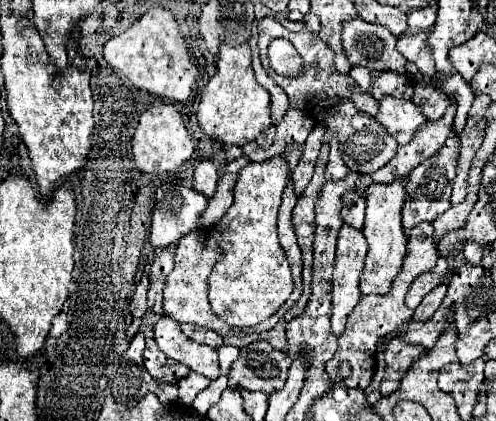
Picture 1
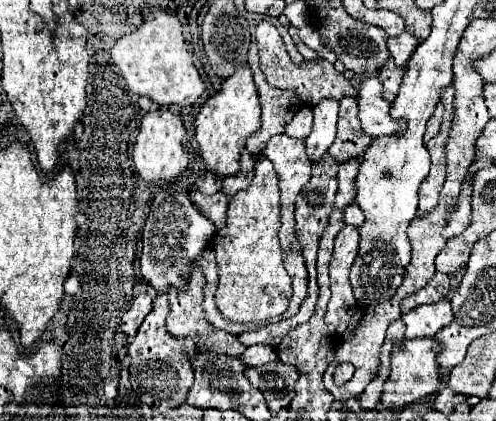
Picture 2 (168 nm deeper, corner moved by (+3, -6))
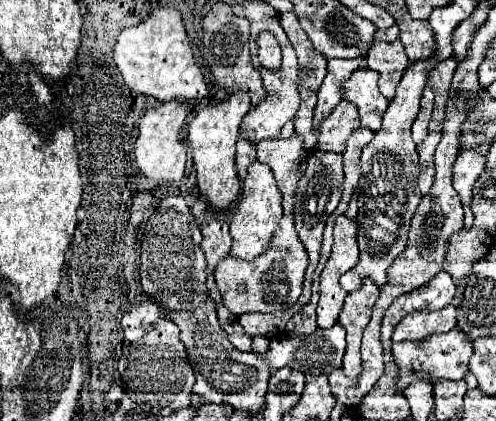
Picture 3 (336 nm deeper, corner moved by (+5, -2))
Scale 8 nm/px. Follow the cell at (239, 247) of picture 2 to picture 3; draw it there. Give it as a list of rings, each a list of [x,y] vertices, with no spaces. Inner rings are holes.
[[[254,161],[248,167],[248,177],[244,179],[236,205],[228,211],[228,225],[232,233],[230,255],[242,261],[254,261],[256,257],[266,253],[280,219],[282,219],[282,195],[276,187],[274,175],[268,165]]]

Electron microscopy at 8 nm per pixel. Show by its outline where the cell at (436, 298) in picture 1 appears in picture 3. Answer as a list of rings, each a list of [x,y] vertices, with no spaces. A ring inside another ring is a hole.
[[[448,305],[440,311],[412,311],[396,325],[392,341],[404,341],[404,339],[418,341],[424,339],[426,335],[446,333],[454,329],[454,325],[456,325],[454,305]]]

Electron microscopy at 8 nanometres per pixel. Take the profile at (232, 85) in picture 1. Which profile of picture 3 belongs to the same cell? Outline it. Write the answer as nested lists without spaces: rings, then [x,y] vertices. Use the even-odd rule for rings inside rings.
[[[236,91],[228,95],[224,101],[208,105],[206,109],[198,111],[194,119],[188,123],[188,141],[192,147],[194,167],[198,173],[198,189],[206,197],[206,201],[218,211],[230,207],[240,191],[240,179],[236,175],[236,161],[234,161],[236,155],[234,145],[238,141],[240,123],[246,111],[250,111],[250,107],[252,107],[250,97],[246,97],[242,91]]]

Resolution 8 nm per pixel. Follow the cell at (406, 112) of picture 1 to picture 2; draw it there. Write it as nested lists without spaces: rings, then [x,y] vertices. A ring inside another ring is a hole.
[[[364,77],[358,89],[358,107],[362,129],[370,137],[398,135],[404,131],[404,125],[390,117],[390,105],[380,93],[378,77]]]

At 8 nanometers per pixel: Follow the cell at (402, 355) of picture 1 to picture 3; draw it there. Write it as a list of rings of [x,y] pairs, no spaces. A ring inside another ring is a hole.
[[[452,329],[448,333],[440,333],[440,335],[432,335],[426,337],[422,341],[400,341],[400,343],[392,343],[392,357],[398,365],[398,383],[396,389],[402,393],[410,383],[414,381],[428,381],[428,383],[436,383],[436,381],[444,381],[444,379],[464,379],[464,375],[468,373],[468,361],[472,355],[472,343],[462,335],[462,331]]]

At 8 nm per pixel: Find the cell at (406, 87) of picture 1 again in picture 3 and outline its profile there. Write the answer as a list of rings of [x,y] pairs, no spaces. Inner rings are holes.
[[[376,41],[366,55],[366,63],[368,63],[368,69],[374,69],[380,73],[380,93],[386,99],[392,99],[396,93],[396,85],[400,83],[402,73],[408,67],[408,57],[402,43]]]

